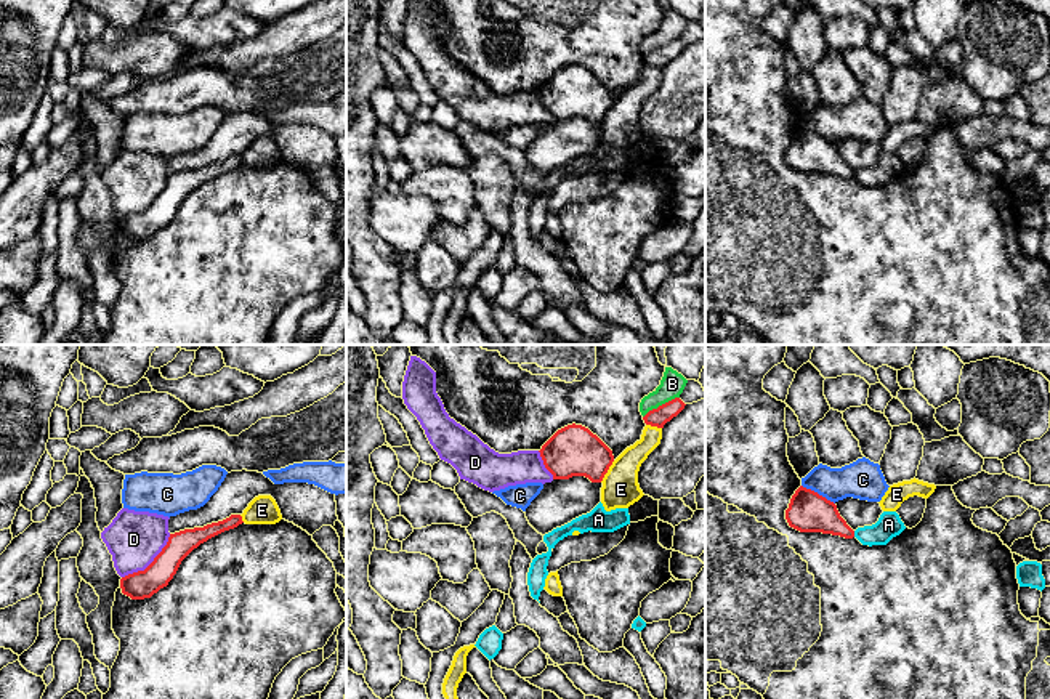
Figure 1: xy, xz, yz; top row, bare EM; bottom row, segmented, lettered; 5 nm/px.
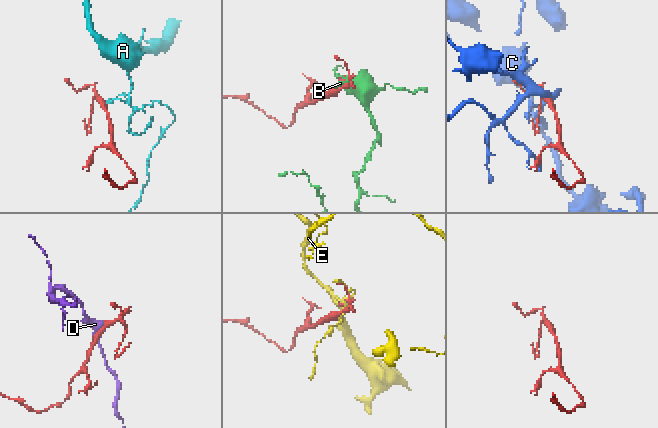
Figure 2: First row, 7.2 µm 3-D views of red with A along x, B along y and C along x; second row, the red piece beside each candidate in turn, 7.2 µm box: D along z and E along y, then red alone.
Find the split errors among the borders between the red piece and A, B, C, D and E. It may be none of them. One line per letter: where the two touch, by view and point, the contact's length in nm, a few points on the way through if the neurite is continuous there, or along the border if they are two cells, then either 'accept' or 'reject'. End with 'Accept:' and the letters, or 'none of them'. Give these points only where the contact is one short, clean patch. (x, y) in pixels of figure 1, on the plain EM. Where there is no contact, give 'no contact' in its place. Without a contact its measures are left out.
A: meets red in yz at (853, 175); contact 30 nm long; border along yz (853, 172), (855, 177); reject
B: meets red in xz at (662, 45); contact 220 nm long; reject
C: meets red in yz at (816, 133); contact 190 nm long; reject
D: meets red in xy at (151, 204); contact 340 nm long; reject
E: meets red in xz at (606, 113); contact 130 nm long; reject
Accept: none of them

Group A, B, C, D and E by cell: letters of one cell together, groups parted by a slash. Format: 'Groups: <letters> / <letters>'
Groups: A / B / C / D / E

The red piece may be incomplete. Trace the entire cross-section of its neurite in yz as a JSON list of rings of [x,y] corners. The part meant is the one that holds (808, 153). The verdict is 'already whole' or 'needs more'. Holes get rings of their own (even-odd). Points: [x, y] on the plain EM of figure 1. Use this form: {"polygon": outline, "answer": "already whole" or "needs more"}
{"polygon": [[[800,127],[785,151],[790,168],[800,173],[822,173],[853,180],[854,172],[840,157],[837,146],[818,133]]], "answer": "already whole"}

